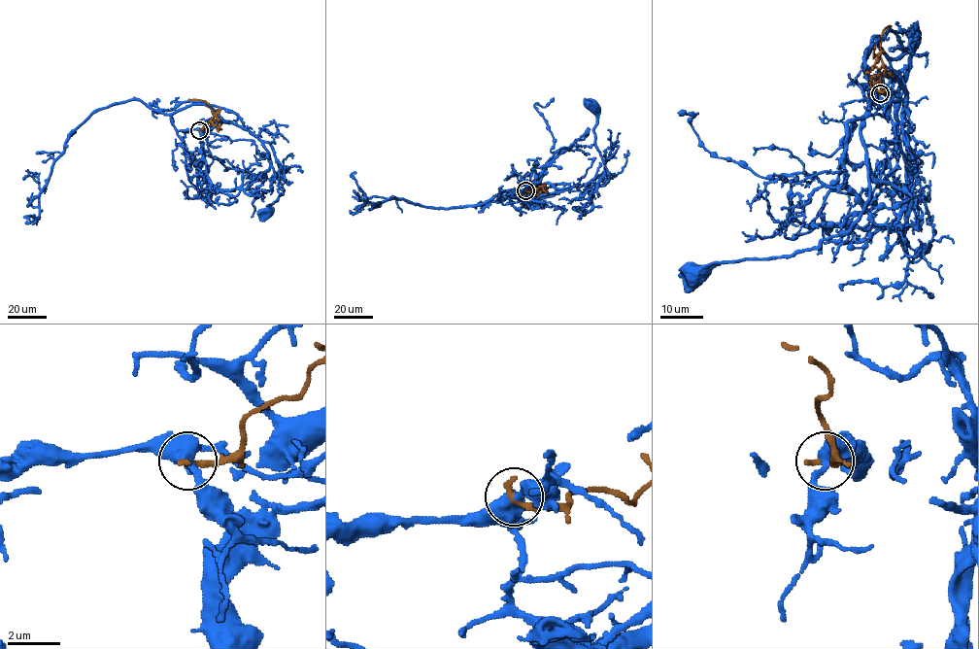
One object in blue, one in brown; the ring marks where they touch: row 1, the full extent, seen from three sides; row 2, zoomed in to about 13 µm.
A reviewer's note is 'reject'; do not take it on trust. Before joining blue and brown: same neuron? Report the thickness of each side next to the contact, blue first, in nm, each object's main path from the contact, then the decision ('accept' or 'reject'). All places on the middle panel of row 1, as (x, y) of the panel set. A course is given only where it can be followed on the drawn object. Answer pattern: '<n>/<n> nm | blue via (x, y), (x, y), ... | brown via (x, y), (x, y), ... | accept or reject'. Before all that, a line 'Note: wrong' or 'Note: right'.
Note: right
550/300 nm | blue via (524, 190), (497, 195), (546, 183), (558, 188), (608, 182), (595, 144), (596, 118), (591, 106) | brown via (524, 190), (539, 191), (515, 195) | reject

